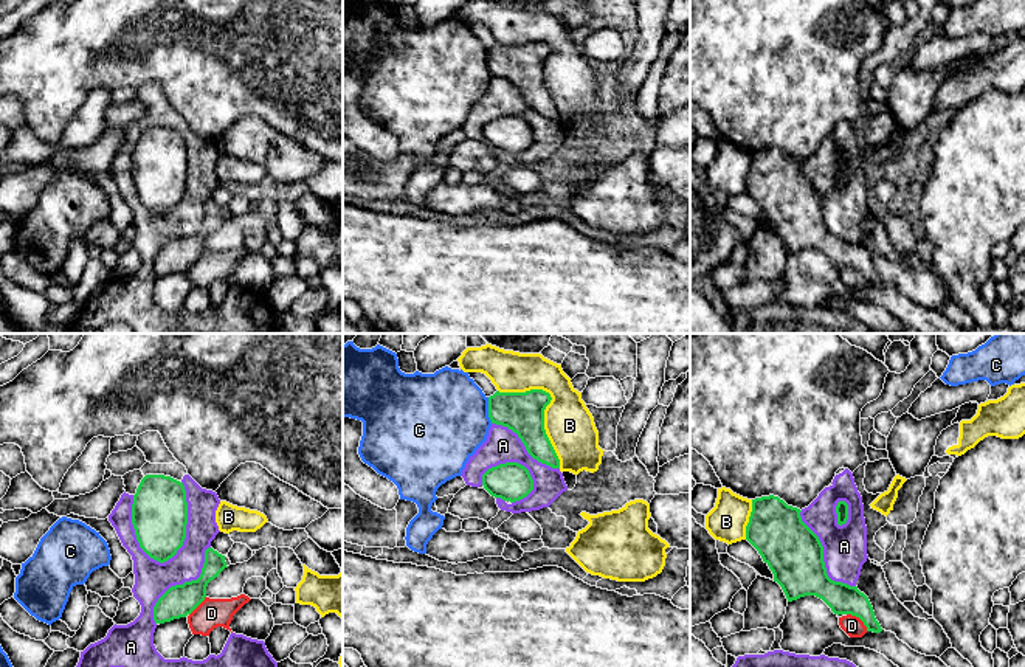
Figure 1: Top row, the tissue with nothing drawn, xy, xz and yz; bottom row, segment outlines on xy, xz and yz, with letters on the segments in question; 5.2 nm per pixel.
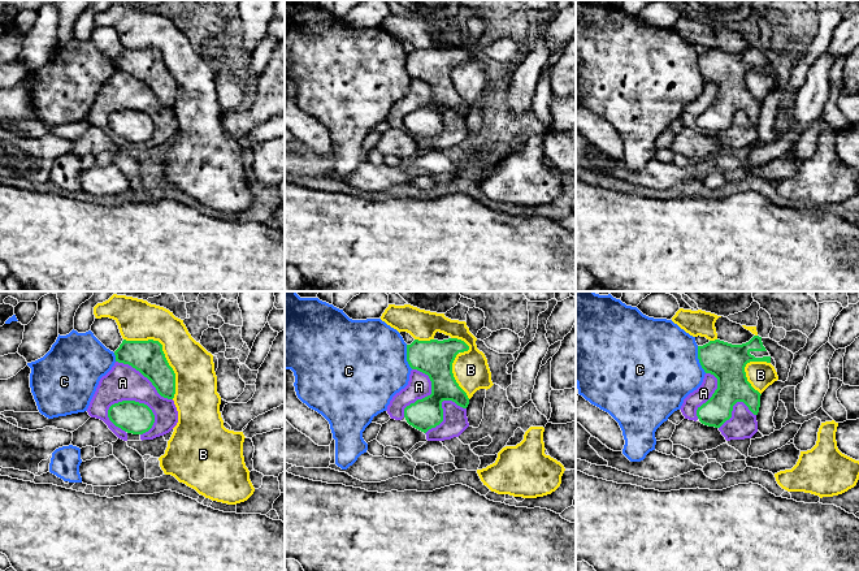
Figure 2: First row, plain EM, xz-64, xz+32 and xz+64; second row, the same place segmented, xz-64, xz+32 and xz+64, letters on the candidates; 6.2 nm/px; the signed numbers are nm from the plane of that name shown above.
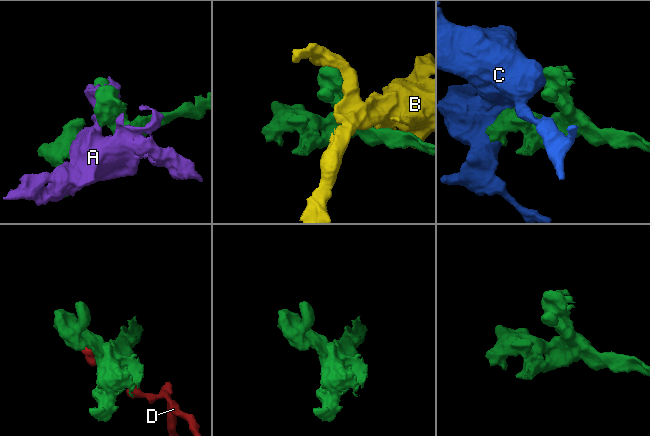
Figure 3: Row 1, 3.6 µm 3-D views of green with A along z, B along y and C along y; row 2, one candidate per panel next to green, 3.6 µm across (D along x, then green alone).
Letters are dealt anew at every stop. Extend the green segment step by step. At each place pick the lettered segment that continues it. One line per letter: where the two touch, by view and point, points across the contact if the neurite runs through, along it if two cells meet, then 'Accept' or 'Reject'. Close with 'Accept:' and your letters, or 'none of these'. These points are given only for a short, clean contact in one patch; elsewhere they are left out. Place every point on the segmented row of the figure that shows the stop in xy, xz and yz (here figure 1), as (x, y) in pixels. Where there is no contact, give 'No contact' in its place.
A: Touches green at xy (186, 523). Reject
B: Touches green at xz (548, 404). Reject
C: Touches green at xz (489, 410). Reject
D: Touches green at yz (859, 618). Reject
Accept: none of these

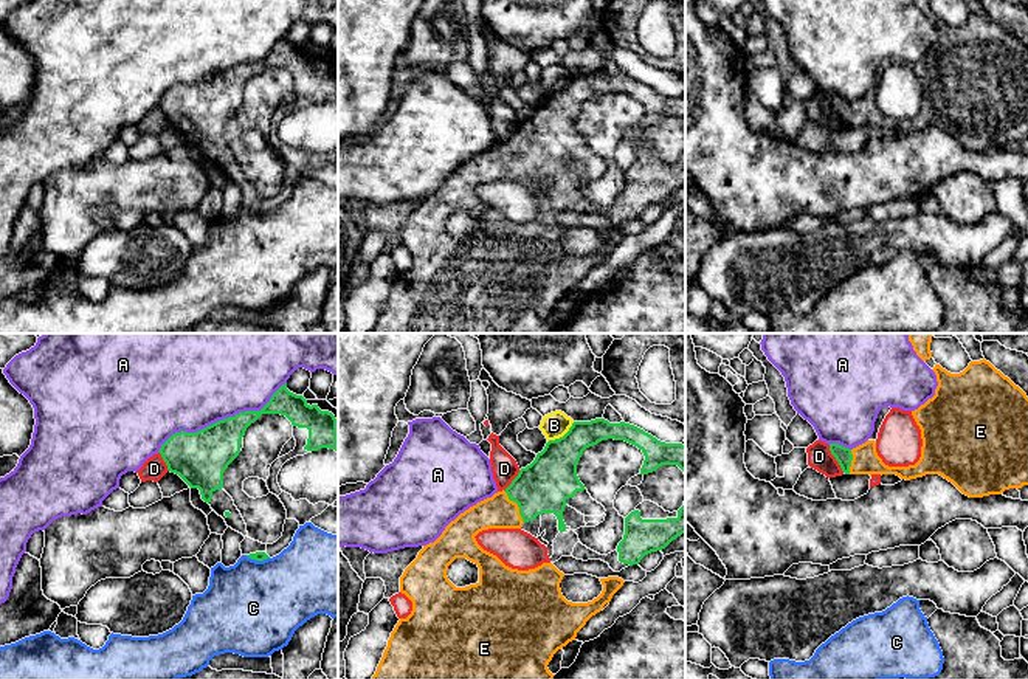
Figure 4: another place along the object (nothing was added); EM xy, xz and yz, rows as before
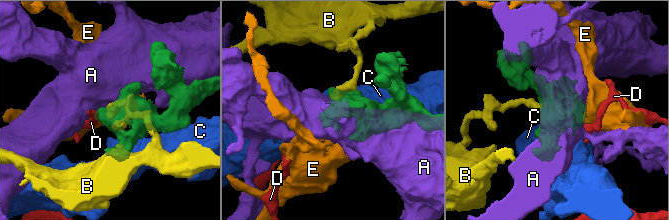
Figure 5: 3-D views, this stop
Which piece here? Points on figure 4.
A: Touches green at xy (220, 420). Reject
B: Touches green at xz (563, 436). Boundary: xz (574, 422), (562, 436), (548, 442). Reject
C: Touches green at xy (258, 560). Reject
D: Touches green at yz (836, 459). Boundary: yz (828, 445), (828, 450), (844, 472). Reject
E: Touches green at xz (518, 506). Path across: xz (541, 487), (518, 506), (498, 512). Accept
Accept: E

